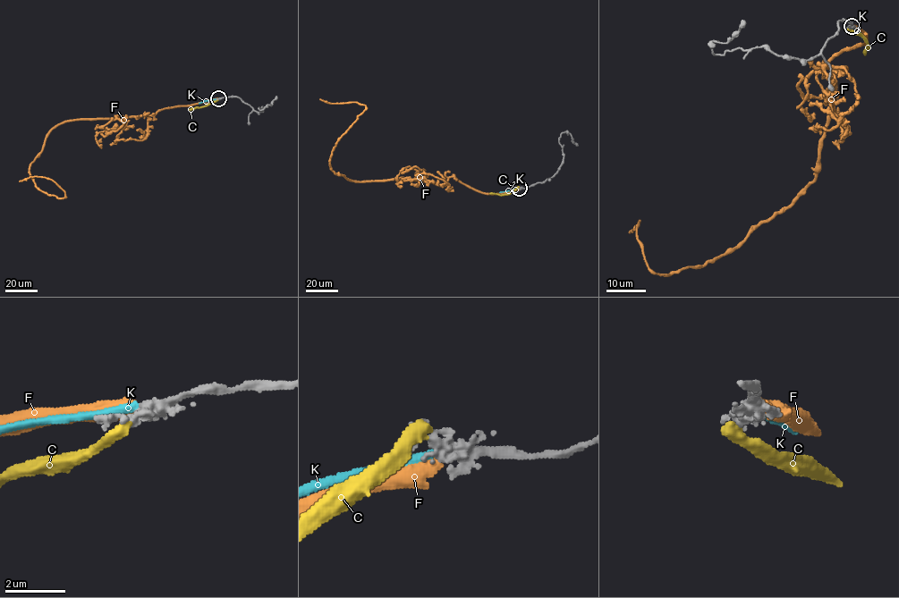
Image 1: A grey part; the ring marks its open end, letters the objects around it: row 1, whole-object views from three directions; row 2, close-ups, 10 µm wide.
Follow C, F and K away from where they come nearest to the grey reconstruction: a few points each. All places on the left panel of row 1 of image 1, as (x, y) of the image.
C: (218, 99), (189, 110)
F: (218, 98), (152, 115), (65, 121), (49, 132), (29, 171), (39, 189), (65, 197), (51, 180), (19, 181)
K: (218, 98), (199, 104)

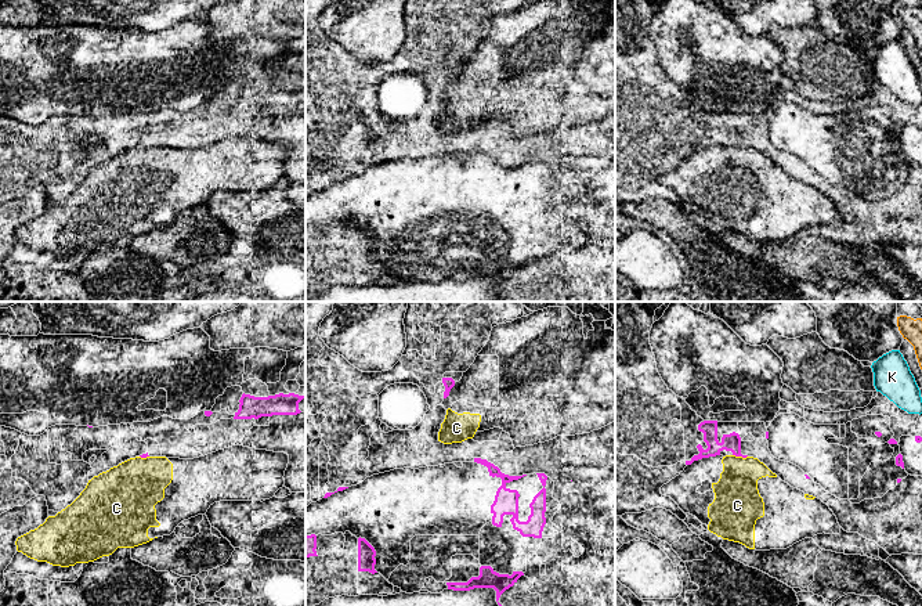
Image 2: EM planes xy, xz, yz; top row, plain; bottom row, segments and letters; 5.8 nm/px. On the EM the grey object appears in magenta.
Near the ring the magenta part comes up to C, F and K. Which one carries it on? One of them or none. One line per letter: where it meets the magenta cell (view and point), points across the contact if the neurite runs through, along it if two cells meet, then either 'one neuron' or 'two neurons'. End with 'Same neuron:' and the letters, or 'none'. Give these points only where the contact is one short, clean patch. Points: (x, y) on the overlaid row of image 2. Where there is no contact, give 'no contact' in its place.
C: meets magenta in yz at (740, 455); two neurons
F: no contact; two neurons
K: no contact; one neuron
Same neuron: K

